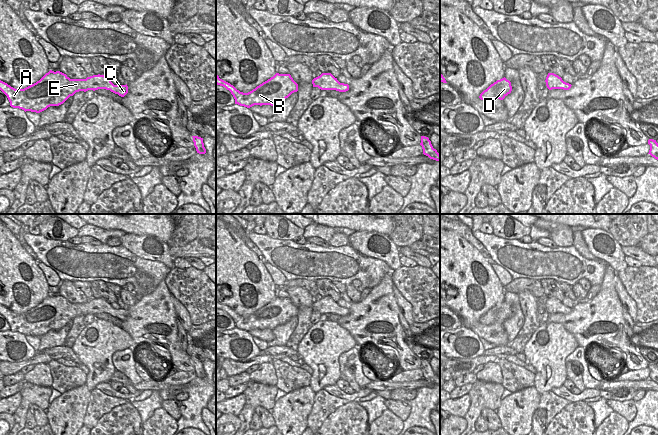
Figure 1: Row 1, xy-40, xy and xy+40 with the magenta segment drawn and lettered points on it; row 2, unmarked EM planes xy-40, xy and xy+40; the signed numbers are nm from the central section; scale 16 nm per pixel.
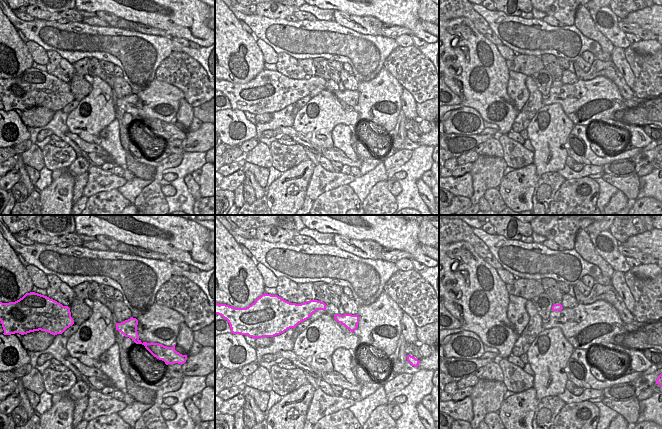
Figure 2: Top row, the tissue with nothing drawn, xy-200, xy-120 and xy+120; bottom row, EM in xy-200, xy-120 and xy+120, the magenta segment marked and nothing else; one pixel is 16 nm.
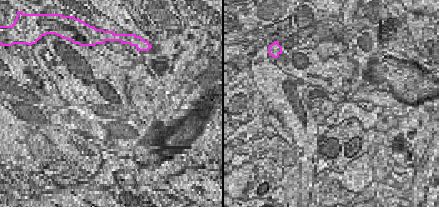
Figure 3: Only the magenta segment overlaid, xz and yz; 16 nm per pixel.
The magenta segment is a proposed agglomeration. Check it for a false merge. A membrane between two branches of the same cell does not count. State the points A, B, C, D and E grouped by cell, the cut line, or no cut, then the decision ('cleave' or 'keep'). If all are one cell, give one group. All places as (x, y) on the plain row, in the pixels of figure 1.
A B C D E; no cut; keep

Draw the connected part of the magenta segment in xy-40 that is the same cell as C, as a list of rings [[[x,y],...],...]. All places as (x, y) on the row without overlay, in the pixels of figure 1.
[[[50,294],[39,305],[24,312],[15,313],[0,304],[0,314],[7,320],[10,330],[26,335],[40,337],[50,330],[63,328],[79,315],[106,313],[124,321],[128,310],[114,309],[104,299],[93,299],[86,303],[70,303],[60,295]]]

